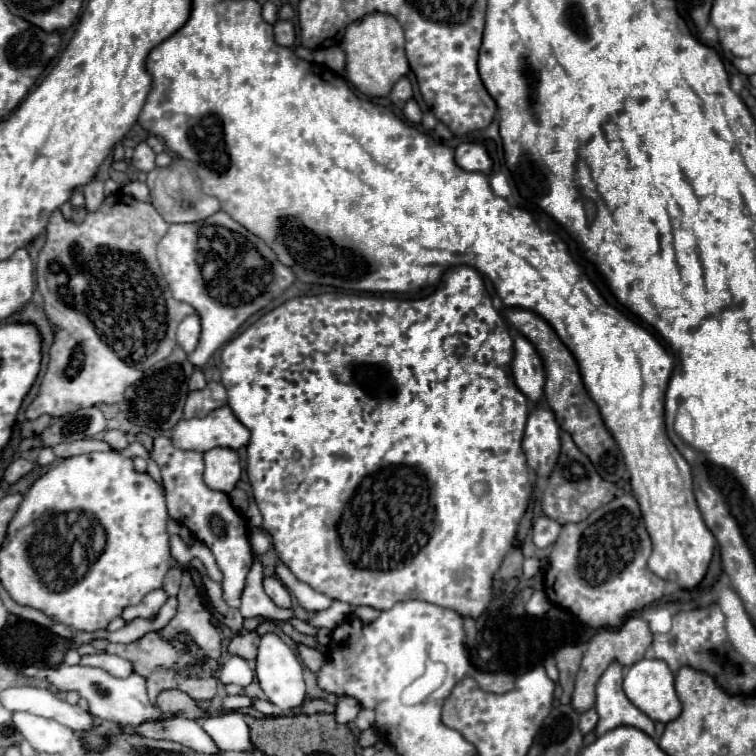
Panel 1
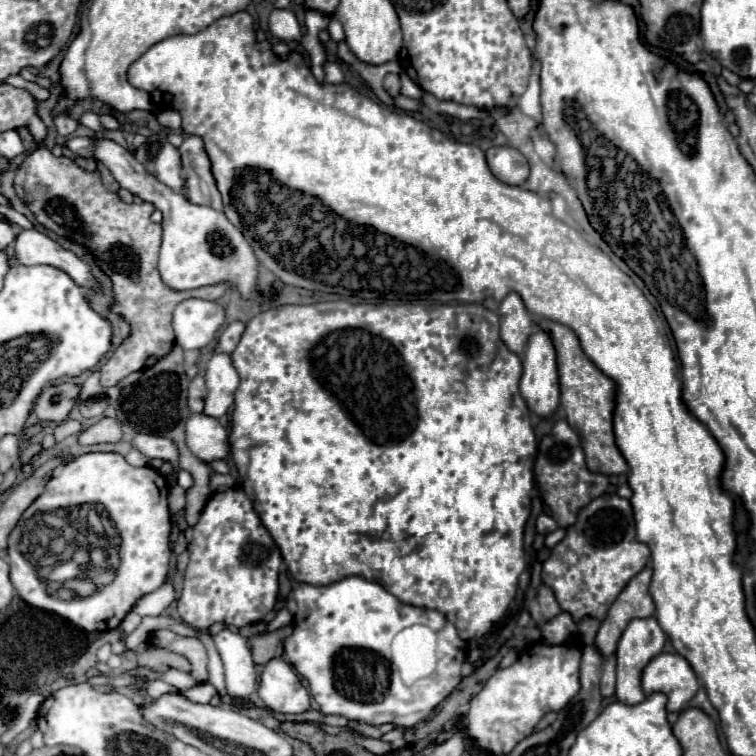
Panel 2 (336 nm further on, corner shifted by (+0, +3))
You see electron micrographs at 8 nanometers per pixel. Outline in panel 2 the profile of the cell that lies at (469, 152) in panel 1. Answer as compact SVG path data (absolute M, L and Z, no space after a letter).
M491 146L485 152L489 170L493 176L505 184L521 186L529 176L529 166L525 156L511 146Z

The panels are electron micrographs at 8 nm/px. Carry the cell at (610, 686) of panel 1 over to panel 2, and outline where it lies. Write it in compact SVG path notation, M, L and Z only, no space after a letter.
M645 618L645 620L631 620L625 628L619 646L617 646L617 684L615 684L615 698L623 704L641 704L645 700L643 688L641 688L641 672L647 666L647 662L657 656L663 650L665 644L665 632L657 624L657 620Z

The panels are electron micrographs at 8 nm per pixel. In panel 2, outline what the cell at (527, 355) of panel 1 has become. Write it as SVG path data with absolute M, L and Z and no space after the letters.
M511 292L501 302L499 316L501 316L501 340L511 352L523 354L535 326L533 326L533 318L527 314L521 296Z

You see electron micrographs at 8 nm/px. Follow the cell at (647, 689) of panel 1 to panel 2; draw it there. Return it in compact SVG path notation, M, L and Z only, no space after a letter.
M659 654L645 668L641 676L645 696L661 692L667 696L667 710L681 712L681 708L695 696L699 682L689 662L679 654Z

